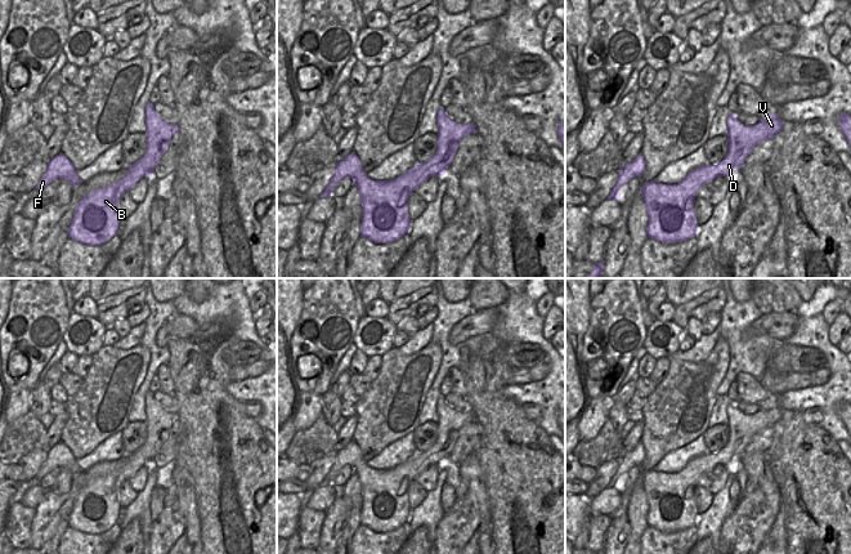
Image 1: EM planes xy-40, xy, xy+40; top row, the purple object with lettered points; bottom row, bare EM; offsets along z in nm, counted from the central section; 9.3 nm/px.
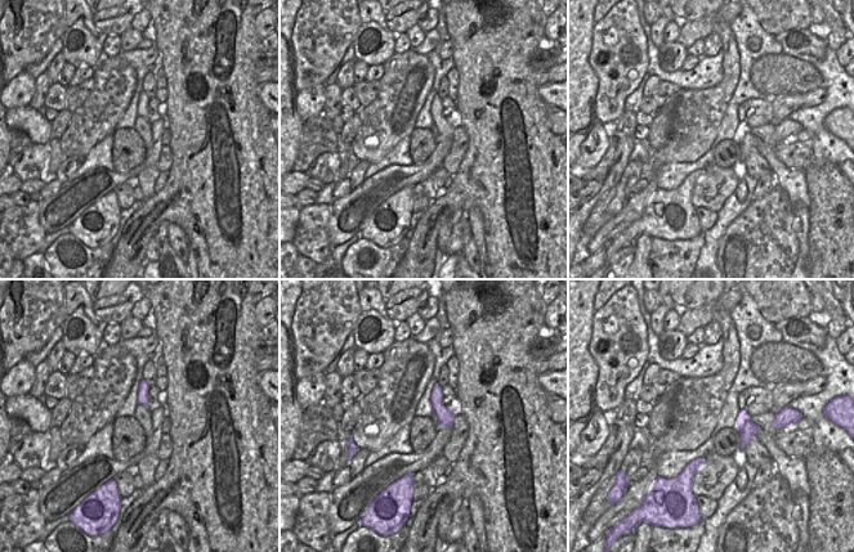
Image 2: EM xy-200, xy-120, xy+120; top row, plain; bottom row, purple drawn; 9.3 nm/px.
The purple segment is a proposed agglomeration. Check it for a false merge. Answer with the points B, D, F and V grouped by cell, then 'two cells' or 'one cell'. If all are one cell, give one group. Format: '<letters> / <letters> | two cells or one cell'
B D F V | one cell

